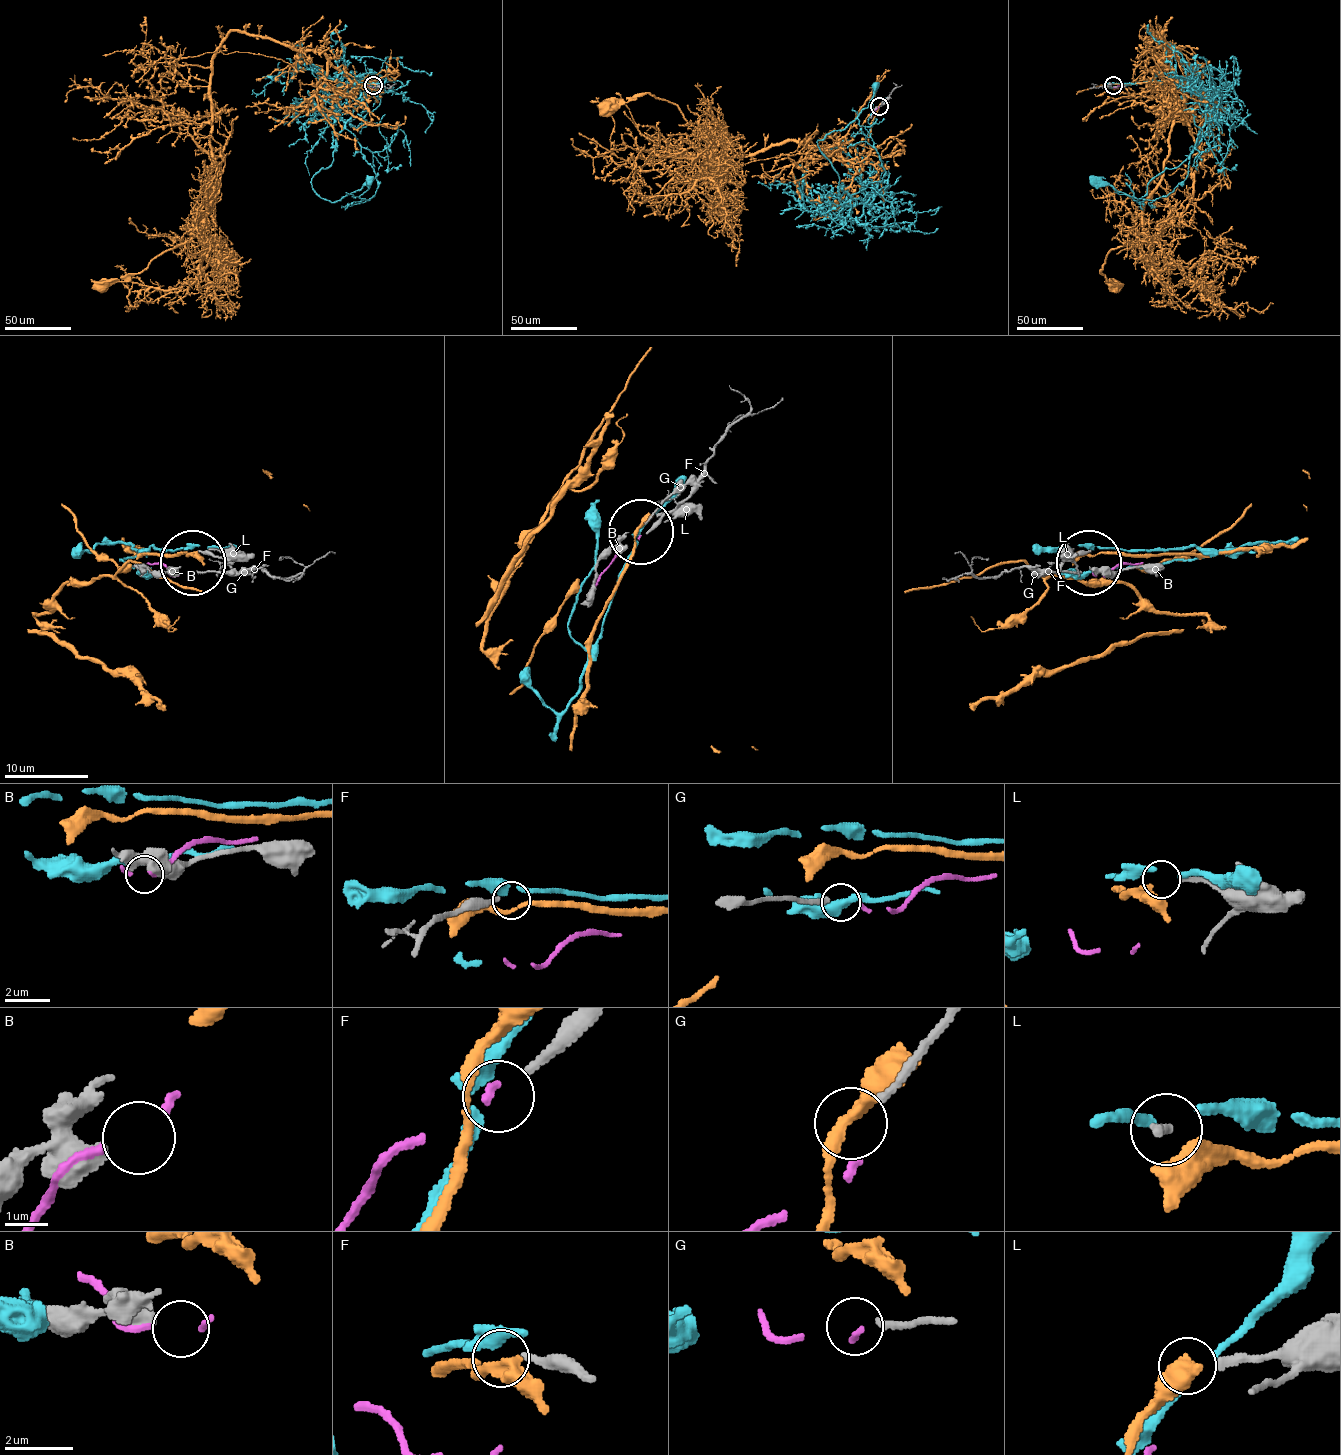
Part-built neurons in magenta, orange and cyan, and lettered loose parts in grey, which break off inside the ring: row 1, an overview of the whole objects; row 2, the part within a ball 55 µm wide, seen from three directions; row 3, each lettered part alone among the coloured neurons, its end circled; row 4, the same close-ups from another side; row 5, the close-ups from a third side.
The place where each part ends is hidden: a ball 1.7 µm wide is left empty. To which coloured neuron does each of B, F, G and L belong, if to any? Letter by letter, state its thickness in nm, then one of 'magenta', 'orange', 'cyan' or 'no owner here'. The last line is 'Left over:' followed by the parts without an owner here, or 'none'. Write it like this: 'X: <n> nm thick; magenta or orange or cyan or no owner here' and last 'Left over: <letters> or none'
B: 550 nm thick; no owner here
F: 200 nm thick; no owner here
G: 180 nm thick; magenta
L: 240 nm thick; orange
Left over: B, F

